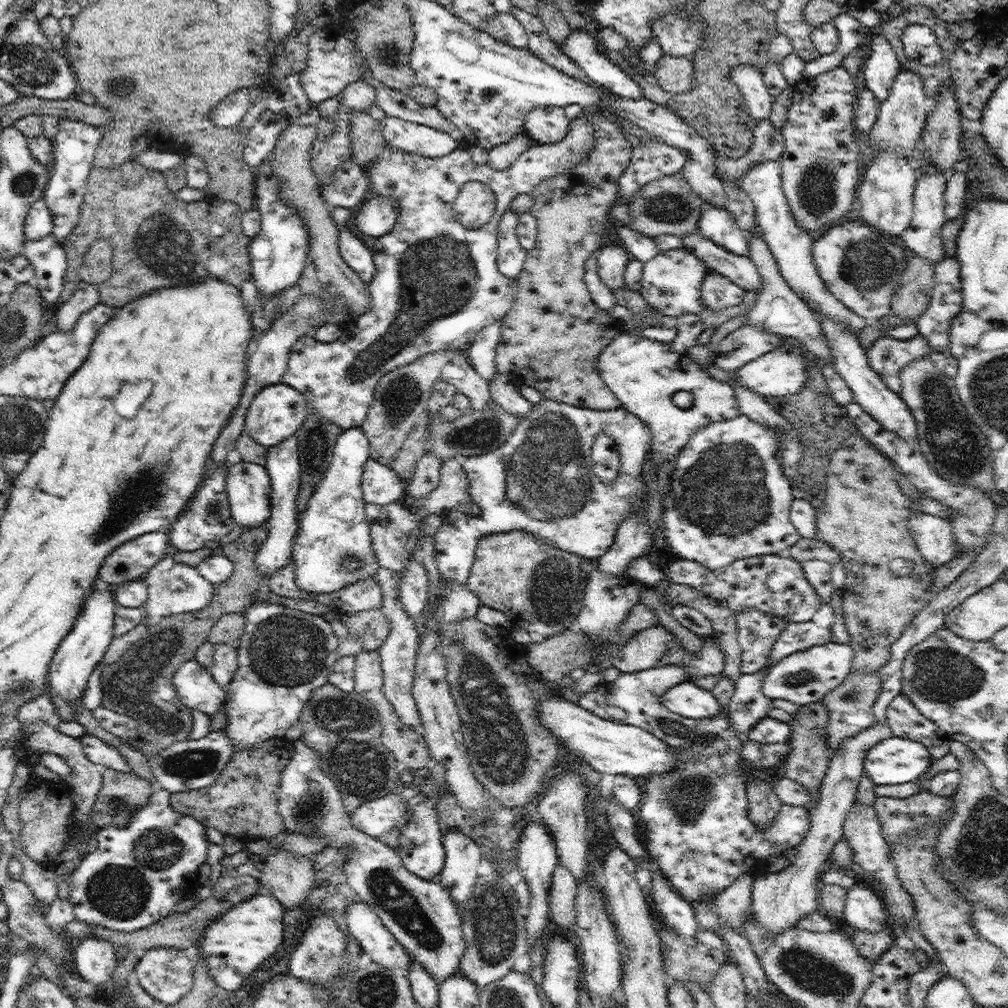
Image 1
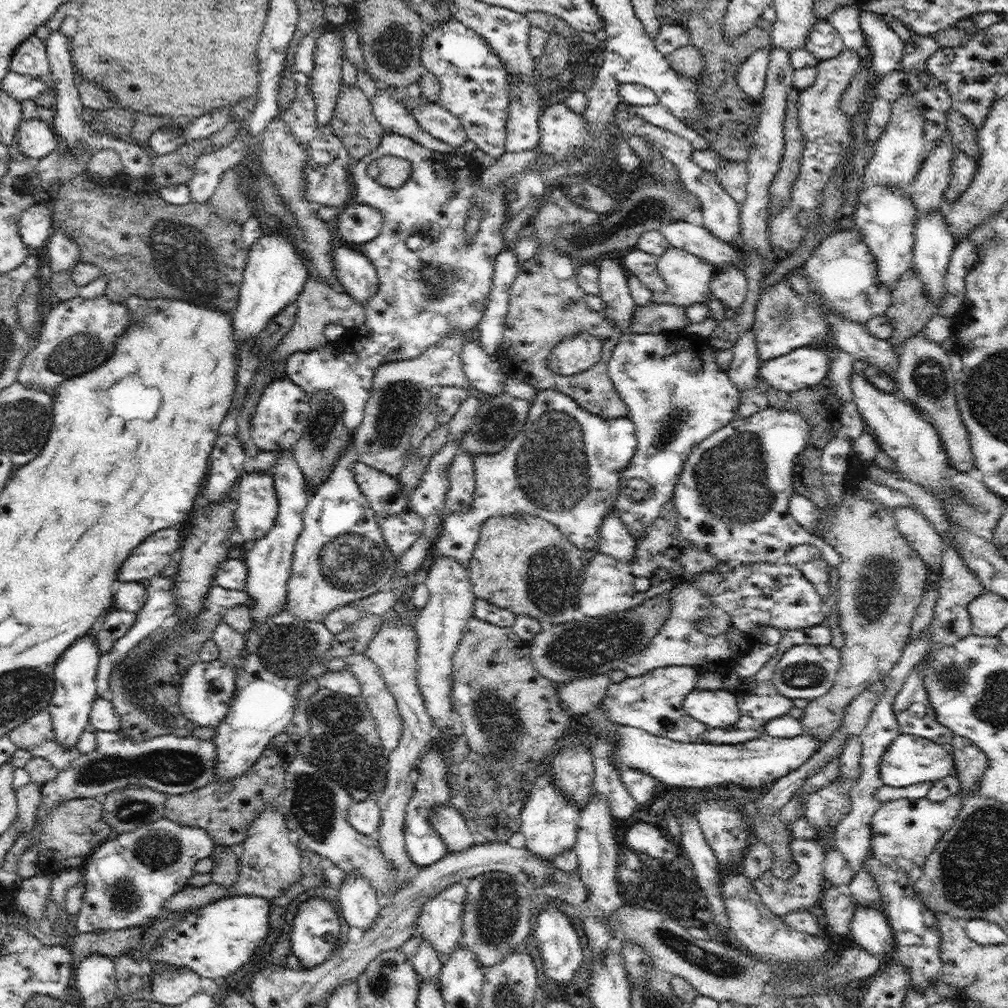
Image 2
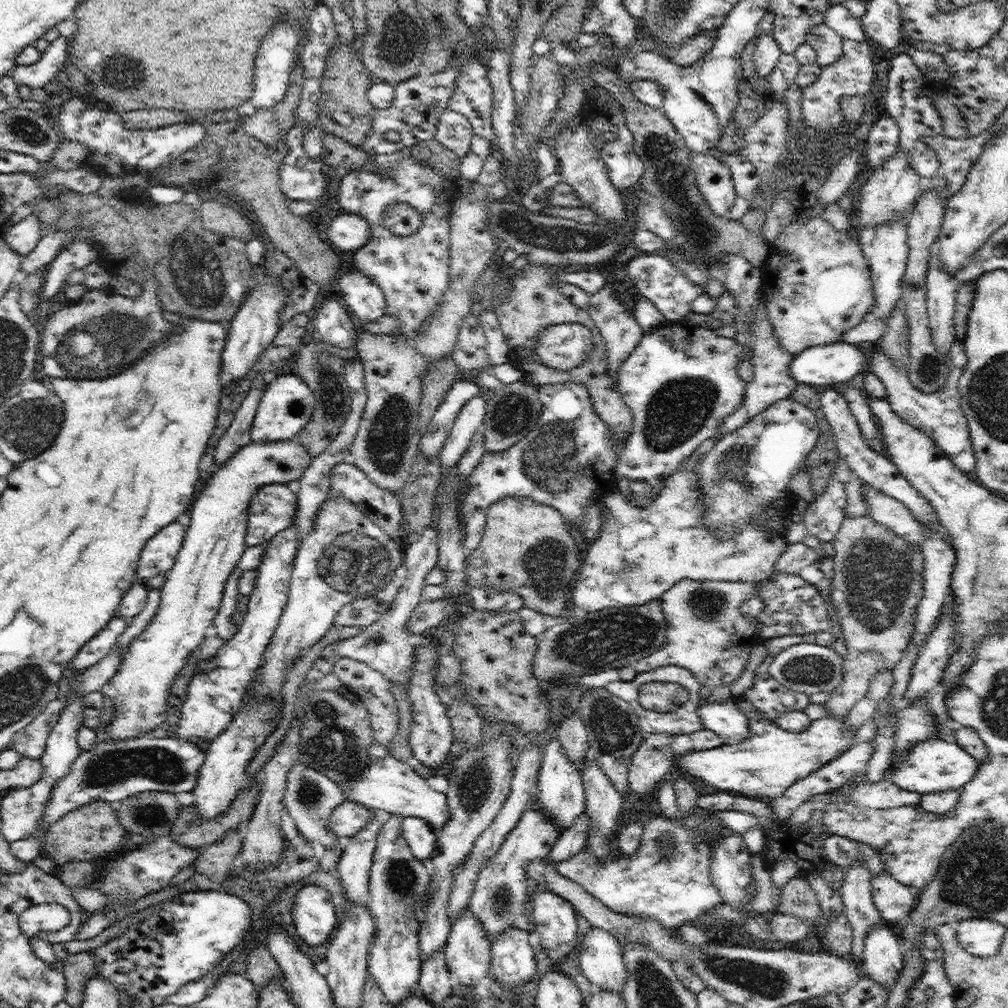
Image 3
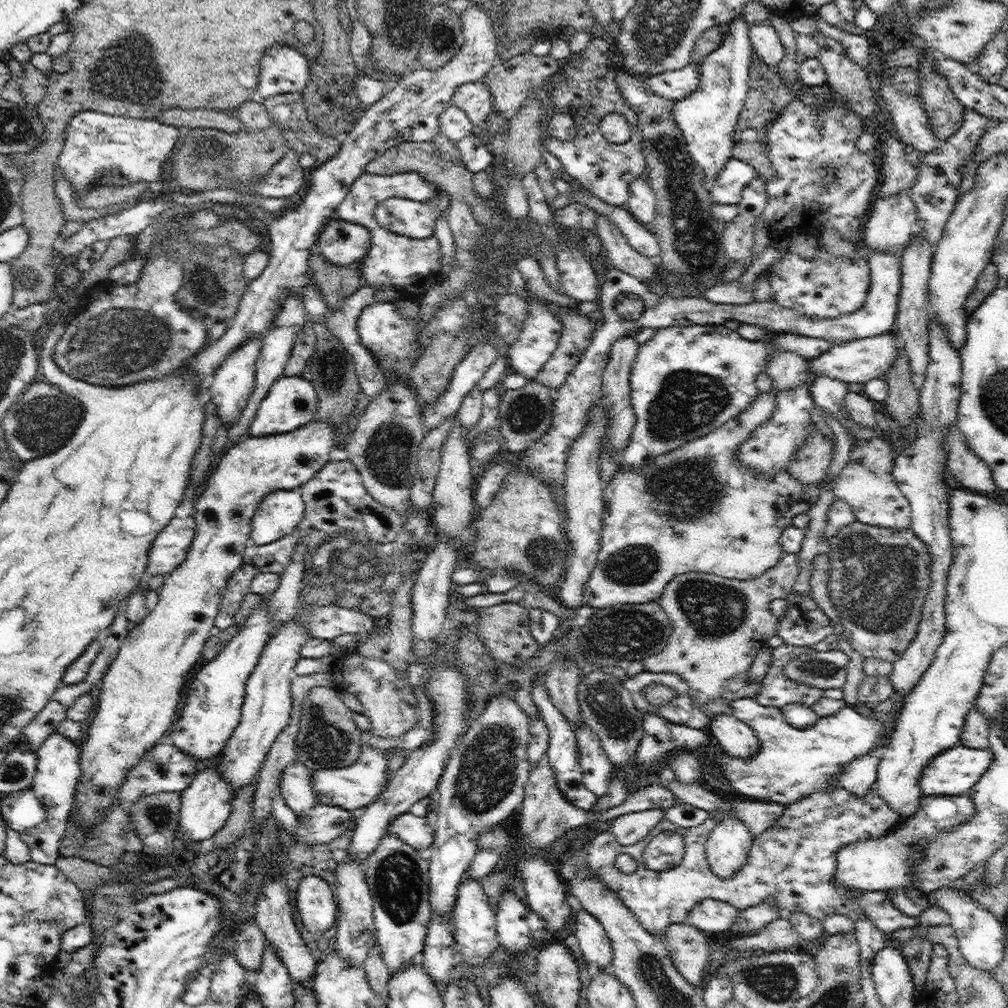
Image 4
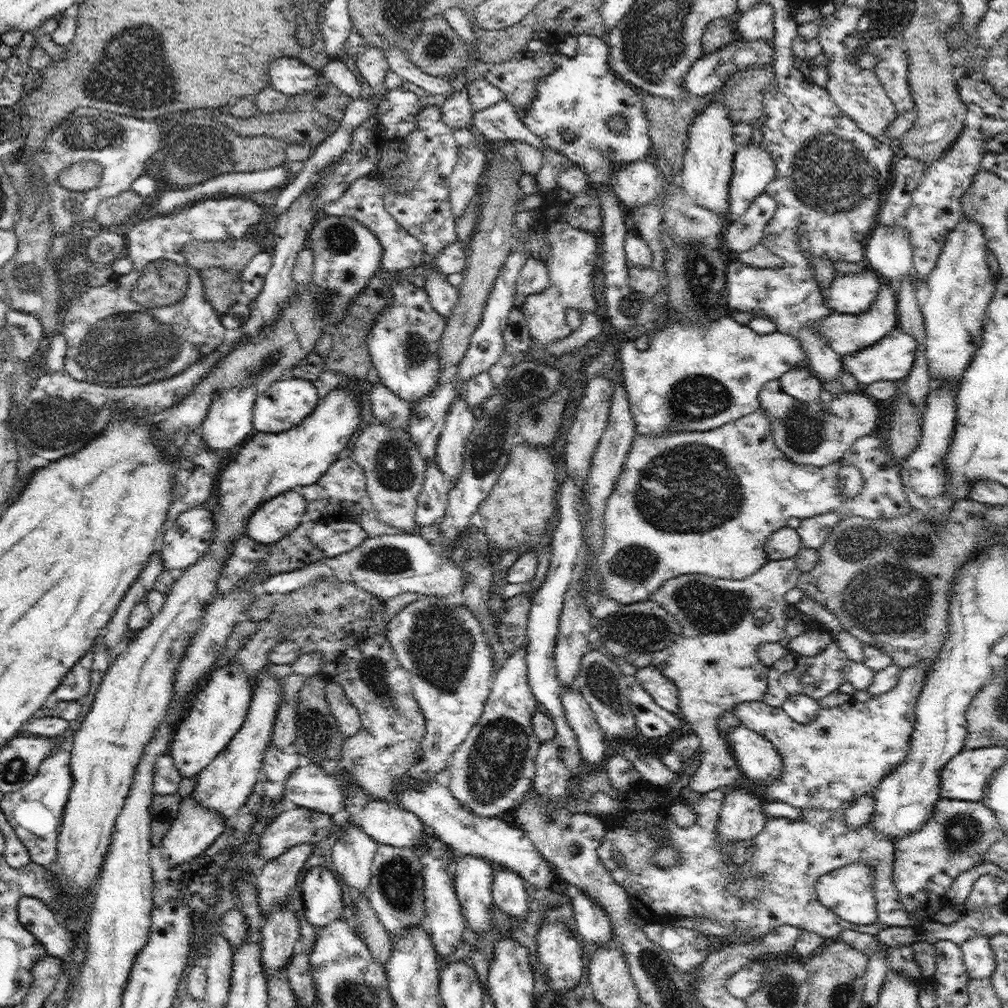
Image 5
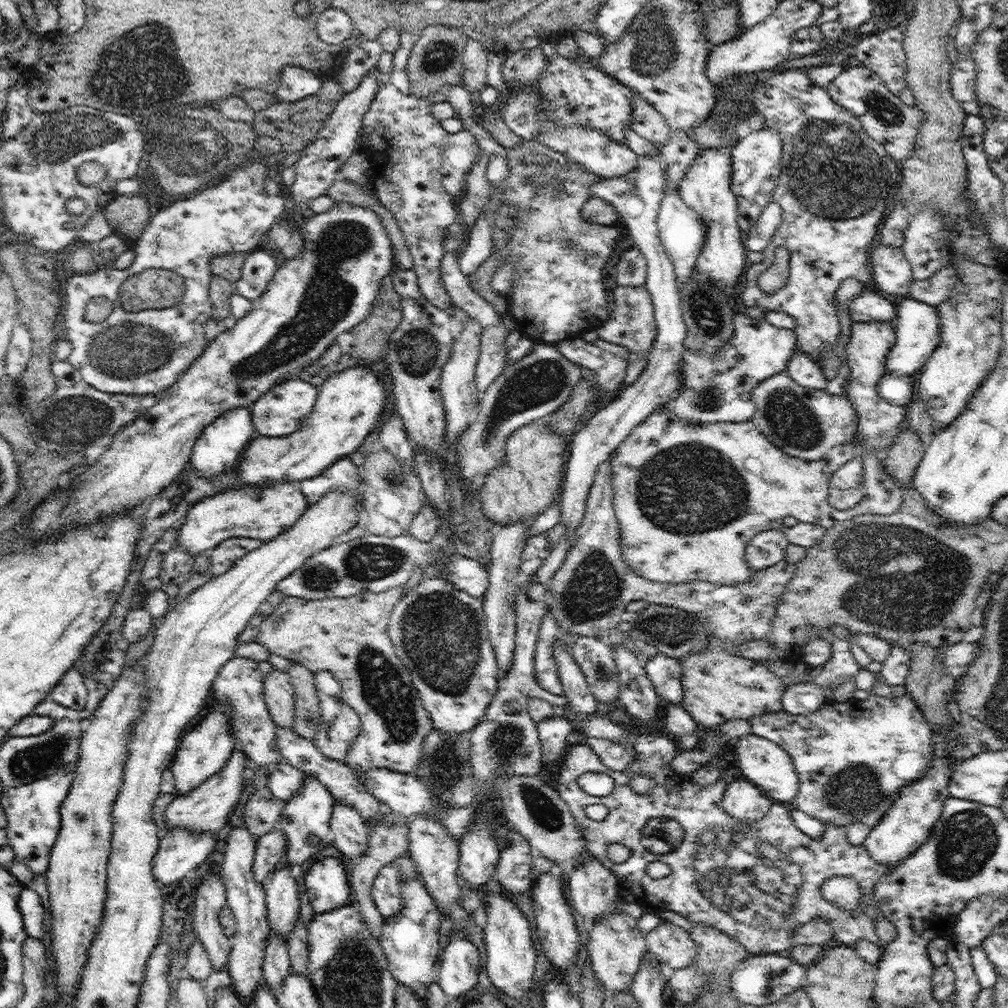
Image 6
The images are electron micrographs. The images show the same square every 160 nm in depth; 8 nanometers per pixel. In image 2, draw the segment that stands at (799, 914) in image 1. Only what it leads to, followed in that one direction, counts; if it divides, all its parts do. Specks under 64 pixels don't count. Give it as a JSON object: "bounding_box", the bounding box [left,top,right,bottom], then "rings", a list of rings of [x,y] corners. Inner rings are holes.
{"bounding_box":[753,826,836,917],"rings":[[[827,826],[817,833],[815,839],[792,840],[790,849],[793,858],[797,862],[798,872],[792,880],[780,880],[775,878],[771,870],[766,870],[753,880],[757,893],[761,896],[761,901],[779,917],[783,917],[787,912],[793,910],[806,910],[810,906],[818,904],[822,881],[826,878],[823,875],[823,864],[828,857],[828,849],[824,847],[826,842],[832,842],[836,838],[835,826]]]}

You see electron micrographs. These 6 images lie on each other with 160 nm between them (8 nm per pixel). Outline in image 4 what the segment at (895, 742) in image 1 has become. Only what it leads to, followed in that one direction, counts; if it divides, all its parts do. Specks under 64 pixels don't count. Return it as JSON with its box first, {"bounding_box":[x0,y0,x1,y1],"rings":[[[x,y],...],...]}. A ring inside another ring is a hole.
{"bounding_box":[920,744,993,795],"rings":[[[961,744],[951,747],[949,750],[938,753],[922,771],[920,788],[924,795],[968,795],[971,789],[980,781],[992,762],[993,755],[989,749],[974,750]]]}

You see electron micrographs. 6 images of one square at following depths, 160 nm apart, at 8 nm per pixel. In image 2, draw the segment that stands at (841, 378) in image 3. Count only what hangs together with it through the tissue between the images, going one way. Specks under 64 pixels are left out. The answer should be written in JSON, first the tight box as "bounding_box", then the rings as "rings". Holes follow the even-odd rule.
{"bounding_box":[758,345,830,392],"rings":[[[806,345],[791,350],[789,354],[782,357],[761,362],[758,375],[764,377],[772,388],[783,390],[784,392],[796,392],[797,390],[810,388],[824,380],[830,371],[830,360],[828,360],[827,350],[822,346]]]}

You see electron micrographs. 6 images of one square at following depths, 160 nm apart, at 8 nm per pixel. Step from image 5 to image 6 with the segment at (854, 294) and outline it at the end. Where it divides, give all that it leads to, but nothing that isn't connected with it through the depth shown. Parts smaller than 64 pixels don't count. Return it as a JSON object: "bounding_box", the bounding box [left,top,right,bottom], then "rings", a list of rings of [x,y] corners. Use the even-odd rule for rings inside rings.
{"bounding_box":[848,285,897,322],"rings":[[[867,285],[861,293],[848,302],[849,315],[853,322],[894,322],[897,310],[890,300],[876,291],[873,286]]]}

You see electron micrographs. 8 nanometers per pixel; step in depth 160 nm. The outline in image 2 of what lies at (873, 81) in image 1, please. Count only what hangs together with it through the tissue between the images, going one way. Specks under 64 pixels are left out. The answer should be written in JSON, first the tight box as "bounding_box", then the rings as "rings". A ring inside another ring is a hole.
{"bounding_box":[860,9,903,84],"rings":[[[862,9],[860,23],[866,37],[866,50],[872,55],[876,79],[883,84],[888,73],[898,70],[903,59],[903,41],[878,13]]]}

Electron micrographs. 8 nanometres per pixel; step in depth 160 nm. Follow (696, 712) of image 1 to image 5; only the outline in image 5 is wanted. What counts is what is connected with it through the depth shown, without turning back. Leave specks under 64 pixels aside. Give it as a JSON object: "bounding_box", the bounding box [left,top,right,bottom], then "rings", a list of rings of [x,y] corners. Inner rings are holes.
{"bounding_box":[723,726,782,783],"rings":[[[746,726],[723,735],[743,776],[753,783],[774,783],[782,777],[782,757],[770,742]]]}

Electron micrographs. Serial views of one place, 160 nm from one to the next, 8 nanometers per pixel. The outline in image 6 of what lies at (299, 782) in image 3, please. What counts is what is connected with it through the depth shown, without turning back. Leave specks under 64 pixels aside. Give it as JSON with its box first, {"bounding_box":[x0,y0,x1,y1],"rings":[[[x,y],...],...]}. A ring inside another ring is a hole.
{"bounding_box":[211,655,284,770],"rings":[[[235,655],[219,670],[218,676],[212,685],[211,700],[216,703],[232,704],[232,731],[240,748],[246,753],[252,766],[262,766],[272,770],[284,761],[278,749],[278,737],[271,715],[264,701],[263,680],[264,675],[257,667],[257,661],[252,658],[242,658]]]}

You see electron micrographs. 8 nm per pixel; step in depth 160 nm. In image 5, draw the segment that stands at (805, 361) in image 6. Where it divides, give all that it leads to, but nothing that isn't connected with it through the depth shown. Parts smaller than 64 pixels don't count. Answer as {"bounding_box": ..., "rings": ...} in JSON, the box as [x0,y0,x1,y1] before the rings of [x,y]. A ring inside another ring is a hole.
{"bounding_box":[779,366,823,404],"rings":[[[794,366],[779,378],[784,392],[794,397],[795,400],[802,401],[803,404],[819,400],[823,384],[819,378],[814,376],[810,370],[802,366]]]}

